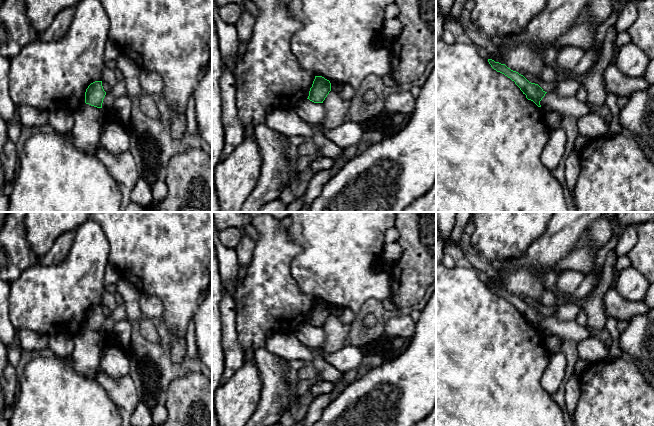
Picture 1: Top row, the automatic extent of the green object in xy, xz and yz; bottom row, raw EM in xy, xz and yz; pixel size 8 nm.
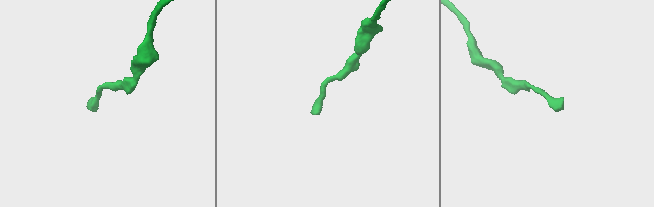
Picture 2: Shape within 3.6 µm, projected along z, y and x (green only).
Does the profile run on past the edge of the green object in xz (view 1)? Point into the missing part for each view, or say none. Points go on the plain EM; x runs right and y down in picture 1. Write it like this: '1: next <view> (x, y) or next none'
1: next none

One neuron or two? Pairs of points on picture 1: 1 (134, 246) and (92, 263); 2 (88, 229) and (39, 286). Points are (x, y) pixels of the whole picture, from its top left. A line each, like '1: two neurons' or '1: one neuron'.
1: two neurons
2: one neuron

